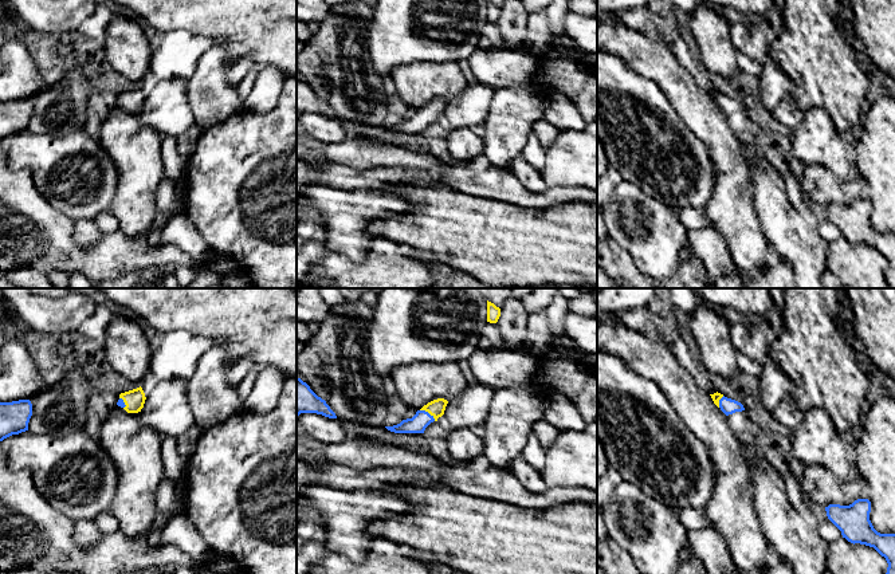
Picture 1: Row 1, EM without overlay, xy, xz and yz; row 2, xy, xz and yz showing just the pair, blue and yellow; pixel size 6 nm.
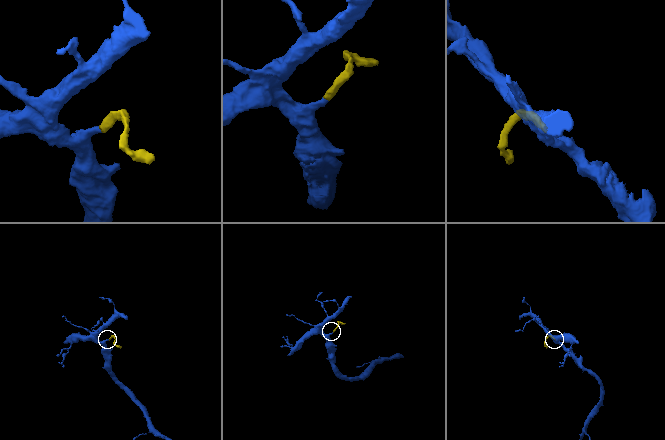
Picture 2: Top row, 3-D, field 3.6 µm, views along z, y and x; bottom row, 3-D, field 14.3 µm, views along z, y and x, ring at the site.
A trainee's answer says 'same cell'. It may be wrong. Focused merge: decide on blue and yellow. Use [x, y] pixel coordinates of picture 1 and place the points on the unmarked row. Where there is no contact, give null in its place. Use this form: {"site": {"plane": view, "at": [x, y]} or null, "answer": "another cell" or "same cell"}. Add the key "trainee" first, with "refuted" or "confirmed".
{"trainee": "confirmed", "site": {"plane": "xz", "at": [428, 113]}, "answer": "same cell"}

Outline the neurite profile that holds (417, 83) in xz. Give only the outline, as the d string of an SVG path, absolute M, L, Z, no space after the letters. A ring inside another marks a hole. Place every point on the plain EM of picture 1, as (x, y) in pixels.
M415 62L393 68L390 75L397 95L416 110L437 98L451 101L468 84L456 62Z

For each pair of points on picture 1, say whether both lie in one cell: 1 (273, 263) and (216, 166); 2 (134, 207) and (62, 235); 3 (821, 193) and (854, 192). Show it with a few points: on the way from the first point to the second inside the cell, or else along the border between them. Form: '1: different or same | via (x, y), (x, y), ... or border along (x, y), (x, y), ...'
1: same | via (251, 239), (238, 221), (234, 191)
2: different | border along (150, 230), (136, 236), (128, 236), (118, 231)
3: same | via (829, 192), (846, 192)

